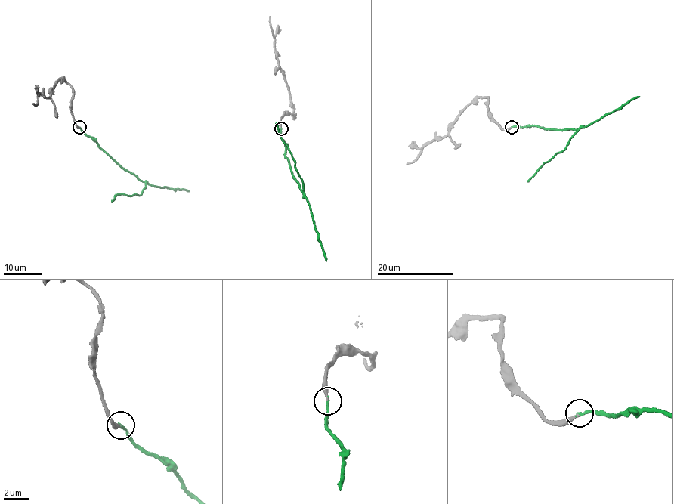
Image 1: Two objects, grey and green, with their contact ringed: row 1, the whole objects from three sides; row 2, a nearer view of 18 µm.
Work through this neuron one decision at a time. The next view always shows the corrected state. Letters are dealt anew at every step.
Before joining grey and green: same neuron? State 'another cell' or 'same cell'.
same cell

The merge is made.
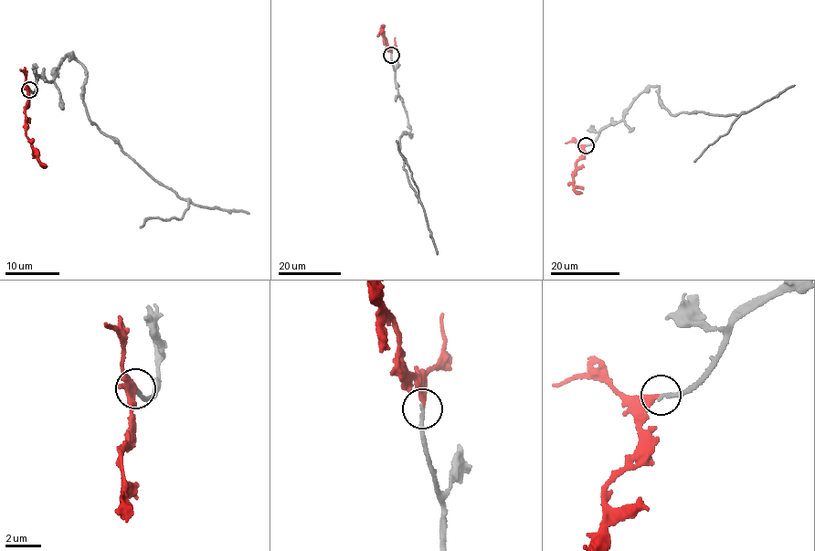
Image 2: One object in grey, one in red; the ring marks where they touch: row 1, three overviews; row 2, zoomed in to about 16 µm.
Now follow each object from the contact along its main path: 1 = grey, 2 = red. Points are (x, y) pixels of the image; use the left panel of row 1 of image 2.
1: (29, 90), (39, 75), (51, 82), (66, 57), (82, 65), (89, 120), (188, 207), (141, 227)
2: (29, 90), (25, 111), (26, 136), (45, 167)

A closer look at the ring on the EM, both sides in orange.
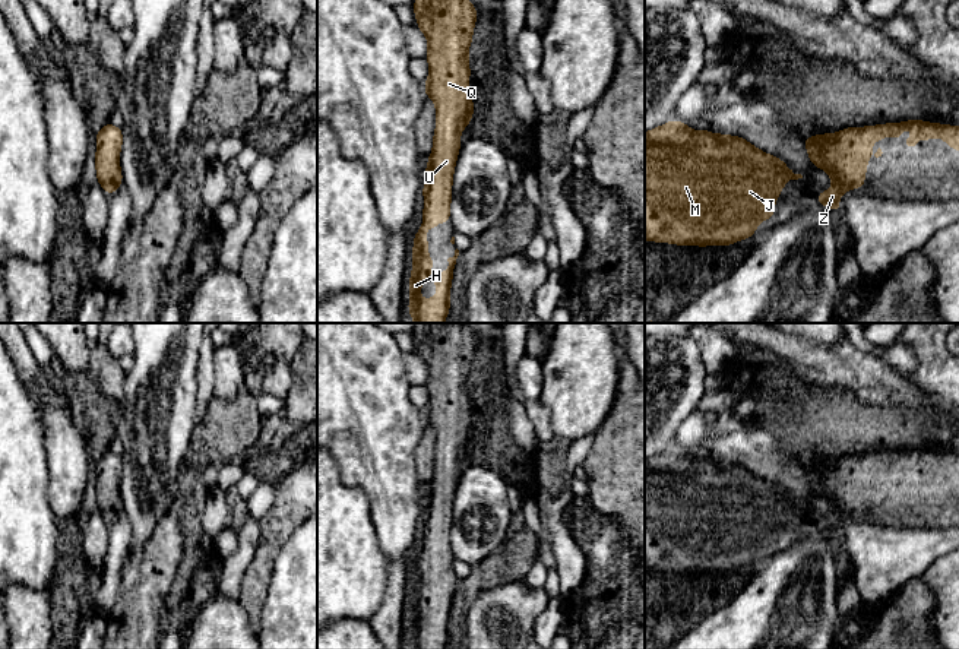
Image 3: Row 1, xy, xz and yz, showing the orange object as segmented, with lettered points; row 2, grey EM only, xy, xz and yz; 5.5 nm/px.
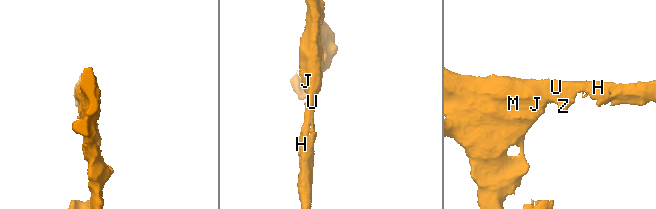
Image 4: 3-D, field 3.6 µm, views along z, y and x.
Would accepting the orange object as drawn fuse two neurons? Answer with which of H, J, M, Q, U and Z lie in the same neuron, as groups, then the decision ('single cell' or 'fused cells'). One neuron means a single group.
H J M Q U Z | single cell

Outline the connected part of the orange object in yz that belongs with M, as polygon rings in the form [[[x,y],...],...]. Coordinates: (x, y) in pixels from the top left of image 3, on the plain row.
[[[671,447],[645,460],[645,567],[727,574],[746,566],[763,547],[775,544],[775,531],[788,507],[803,506],[785,490],[741,463],[693,459]]]

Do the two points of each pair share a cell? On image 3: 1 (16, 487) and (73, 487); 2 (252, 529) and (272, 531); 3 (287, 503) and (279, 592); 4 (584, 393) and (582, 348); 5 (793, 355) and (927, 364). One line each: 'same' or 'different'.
1: different
2: different
3: different
4: same
5: different

